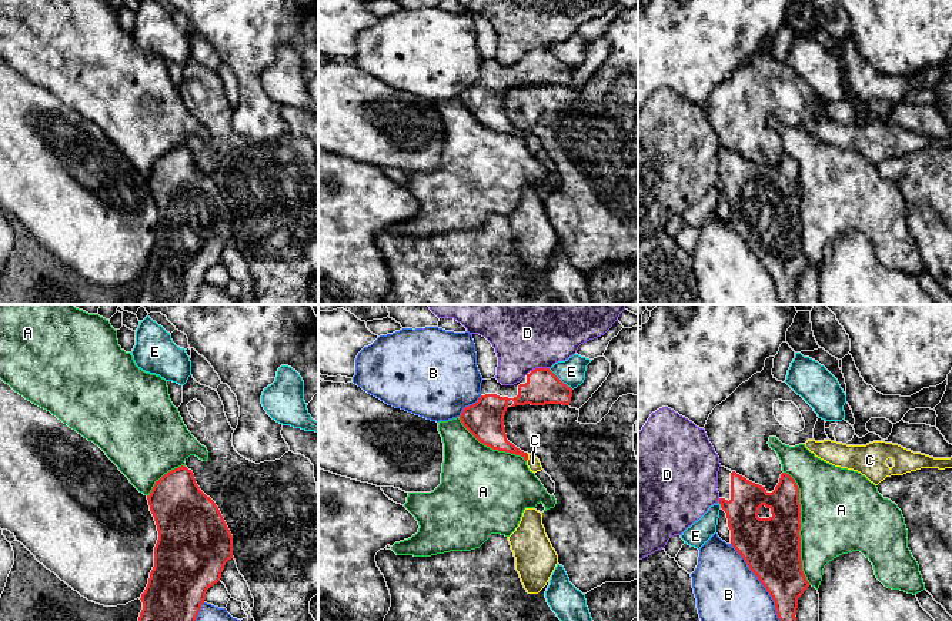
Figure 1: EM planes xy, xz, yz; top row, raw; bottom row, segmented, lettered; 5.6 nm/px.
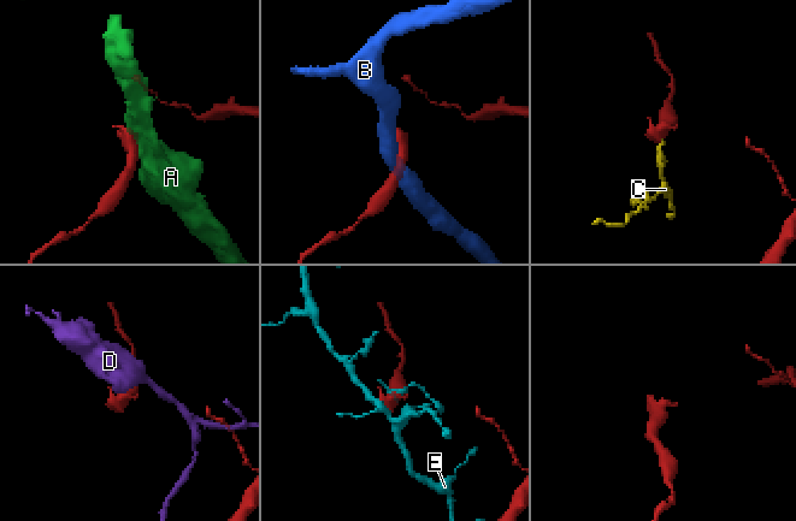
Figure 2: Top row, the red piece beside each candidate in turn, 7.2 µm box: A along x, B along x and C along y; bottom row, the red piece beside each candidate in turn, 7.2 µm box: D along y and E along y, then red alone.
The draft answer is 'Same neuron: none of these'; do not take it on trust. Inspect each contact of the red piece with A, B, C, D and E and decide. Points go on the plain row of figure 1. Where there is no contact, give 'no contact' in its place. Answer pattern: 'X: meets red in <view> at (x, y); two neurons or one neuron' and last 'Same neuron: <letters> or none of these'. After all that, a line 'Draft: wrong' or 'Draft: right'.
A: meets red in yz at (799, 207); two neurons
B: meets red in yz at (761, 263); two neurons
C: meets red in xz at (527, 137); one neuron
D: meets red in xz at (540, 49); two neurons
E: meets red in xz at (560, 60); two neurons
Same neuron: C
Draft: wrong

